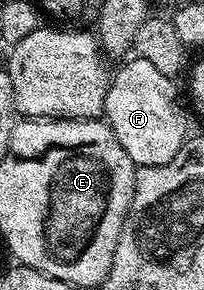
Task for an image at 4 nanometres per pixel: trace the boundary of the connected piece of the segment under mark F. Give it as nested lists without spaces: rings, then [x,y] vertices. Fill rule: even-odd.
[[[137,55],[124,60],[120,65],[123,66],[114,70],[111,85],[105,95],[103,117],[110,125],[117,143],[125,147],[125,155],[129,155],[135,166],[157,167],[161,163],[169,163],[169,159],[181,151],[188,136],[187,117],[175,94],[176,82],[161,75],[153,63]]]

